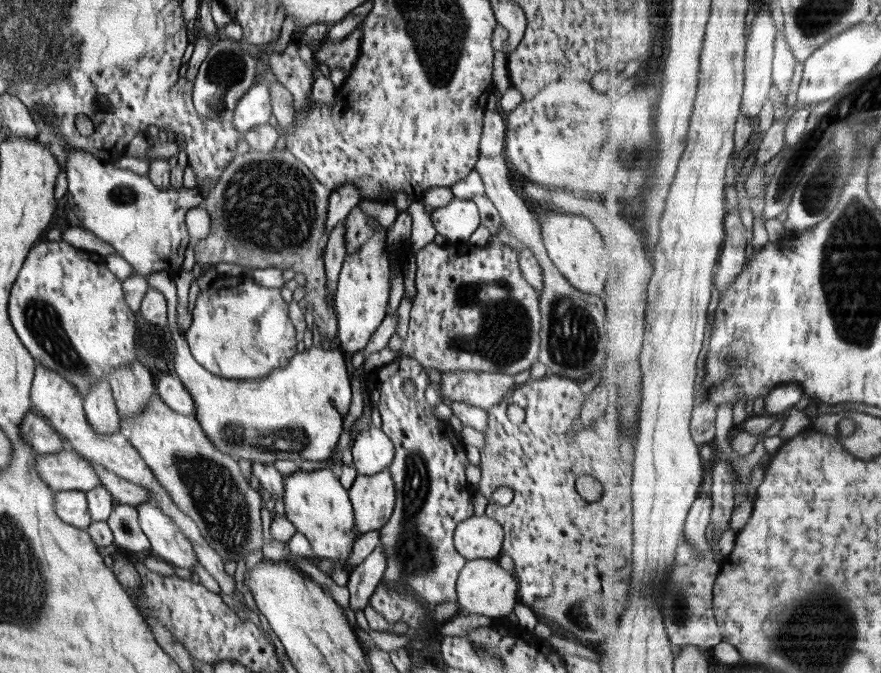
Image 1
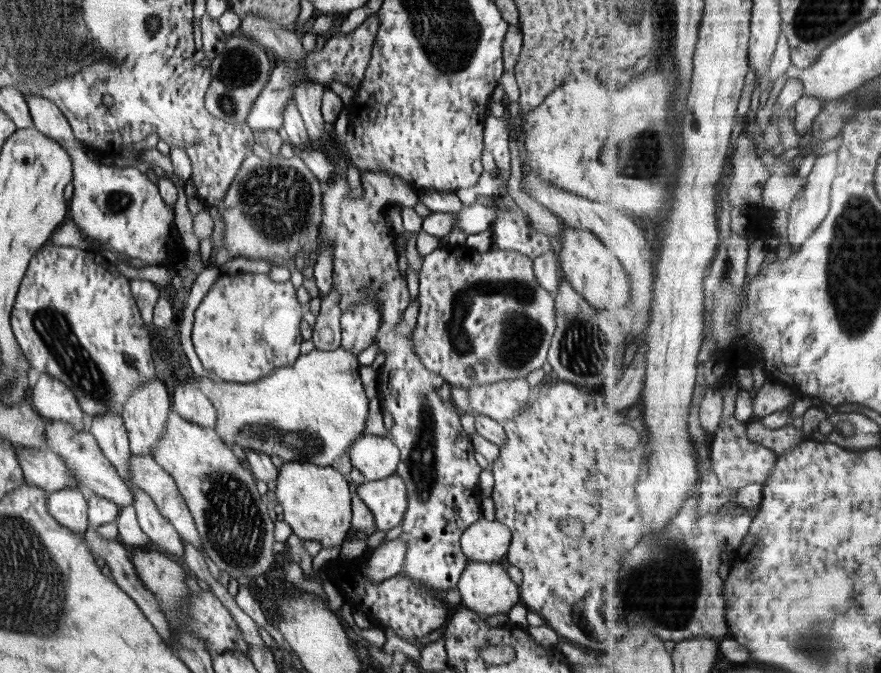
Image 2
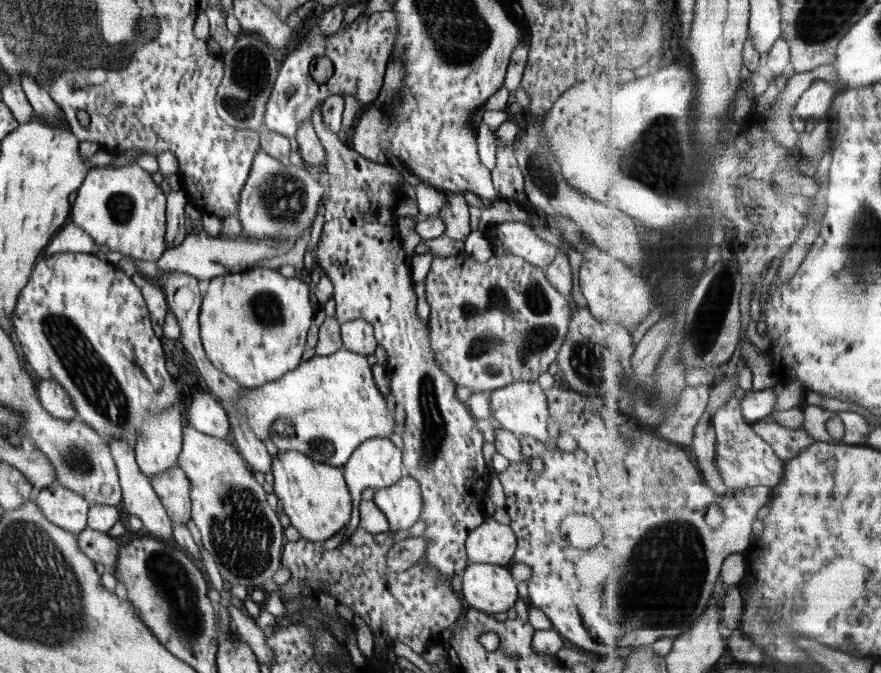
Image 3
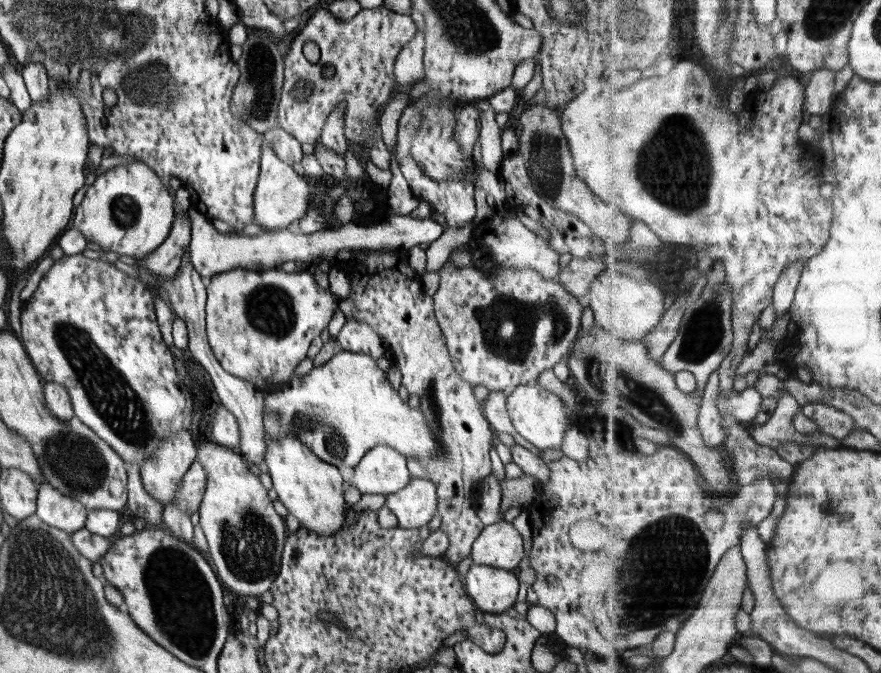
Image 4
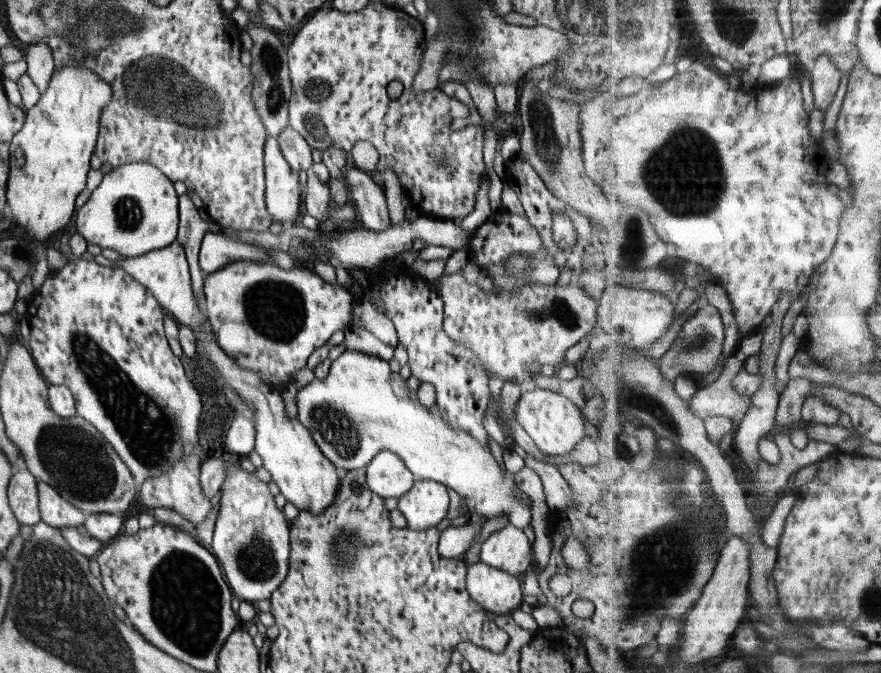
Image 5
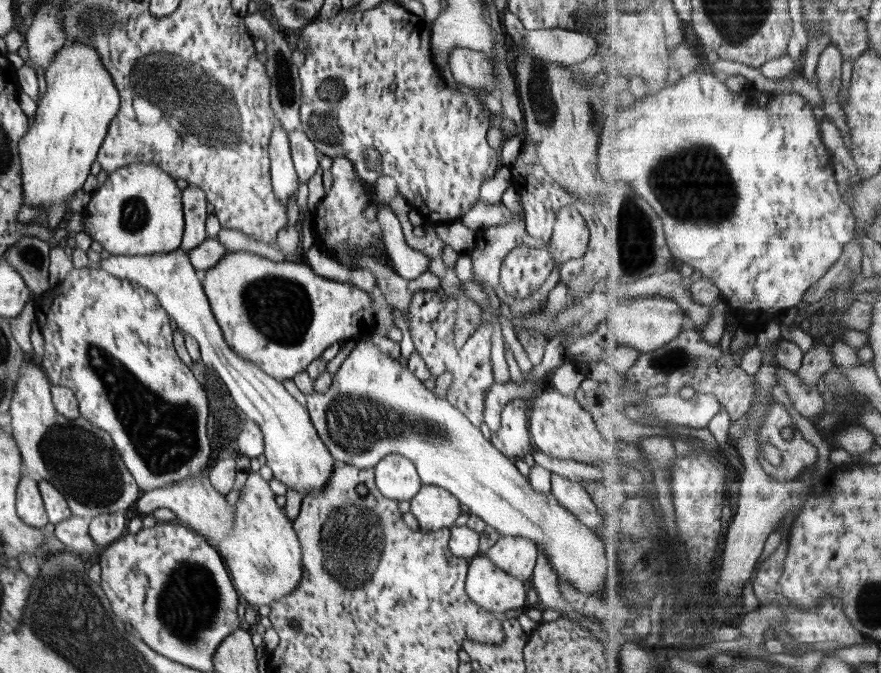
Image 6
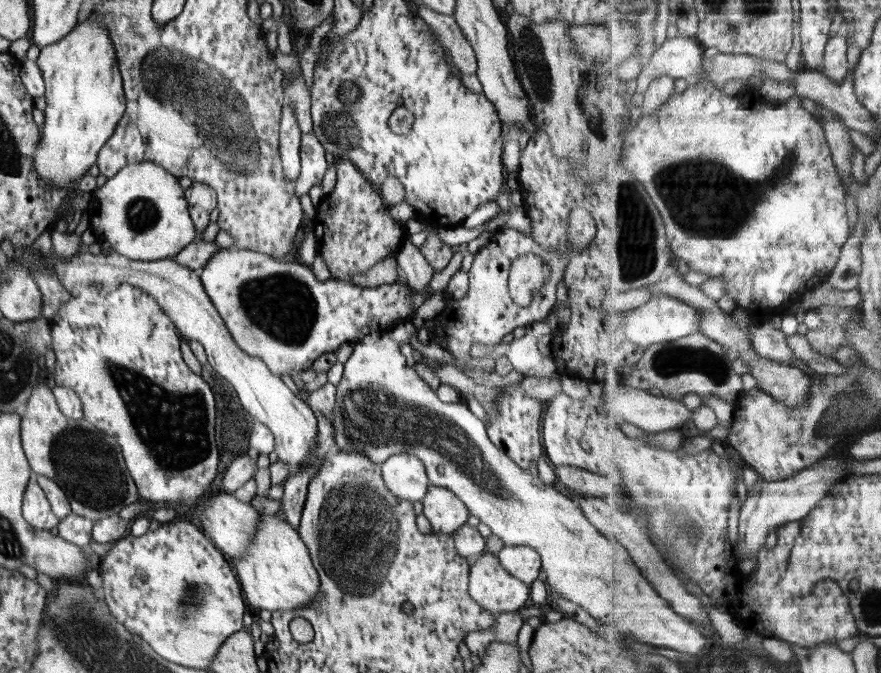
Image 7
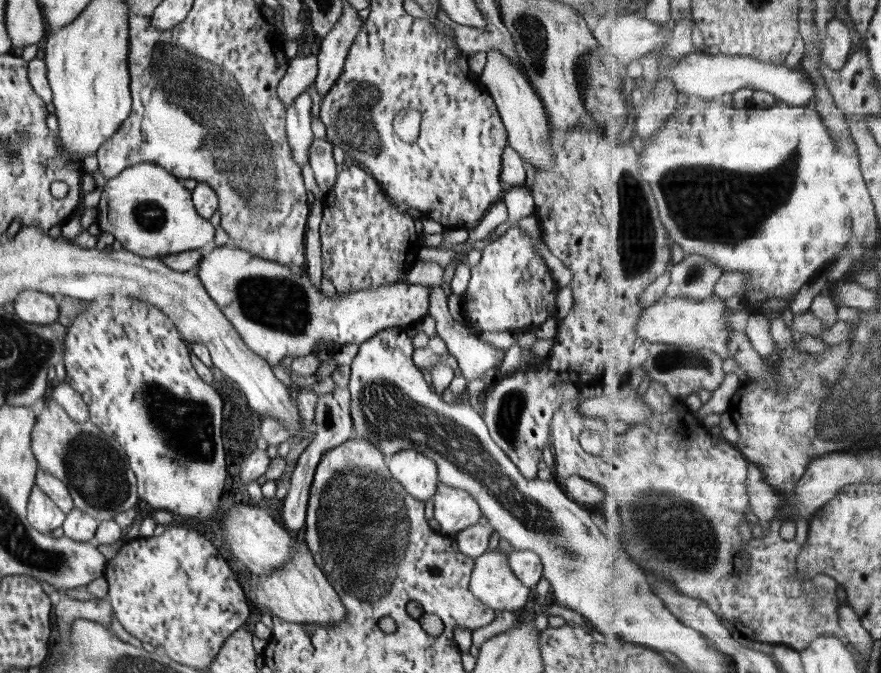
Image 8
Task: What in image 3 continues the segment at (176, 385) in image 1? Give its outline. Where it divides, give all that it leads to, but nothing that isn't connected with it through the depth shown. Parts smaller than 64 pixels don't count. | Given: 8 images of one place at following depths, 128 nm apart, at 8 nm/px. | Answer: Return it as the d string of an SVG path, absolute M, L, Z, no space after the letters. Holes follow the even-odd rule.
M196 392L192 394L190 405L183 406L186 414L186 424L208 435L227 438L230 429L229 417L218 400L209 393Z

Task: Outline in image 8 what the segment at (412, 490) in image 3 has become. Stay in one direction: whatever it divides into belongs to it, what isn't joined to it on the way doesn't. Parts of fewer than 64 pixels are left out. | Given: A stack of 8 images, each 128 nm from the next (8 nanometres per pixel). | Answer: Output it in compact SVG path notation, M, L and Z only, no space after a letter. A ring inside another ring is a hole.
M446 484L437 485L433 495L434 518L441 534L454 536L456 533L478 524L482 510L478 502L464 490L454 489Z

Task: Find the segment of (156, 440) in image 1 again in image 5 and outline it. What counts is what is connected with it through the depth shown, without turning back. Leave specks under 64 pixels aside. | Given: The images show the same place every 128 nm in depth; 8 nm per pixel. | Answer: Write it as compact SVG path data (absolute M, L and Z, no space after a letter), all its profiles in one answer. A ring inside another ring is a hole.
M225 464L224 483L218 497L218 518L214 524L212 554L230 587L233 597L255 603L270 599L280 588L280 583L288 577L290 558L290 526L283 511L278 510L272 496L262 480L244 468L233 470Z

